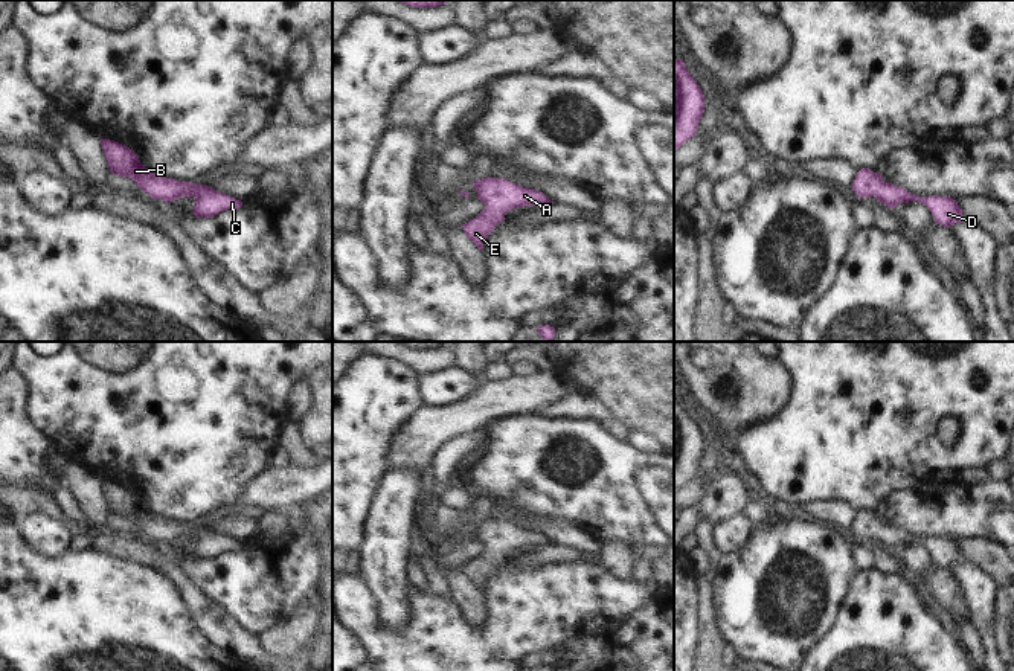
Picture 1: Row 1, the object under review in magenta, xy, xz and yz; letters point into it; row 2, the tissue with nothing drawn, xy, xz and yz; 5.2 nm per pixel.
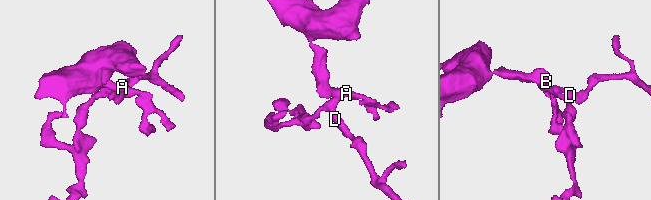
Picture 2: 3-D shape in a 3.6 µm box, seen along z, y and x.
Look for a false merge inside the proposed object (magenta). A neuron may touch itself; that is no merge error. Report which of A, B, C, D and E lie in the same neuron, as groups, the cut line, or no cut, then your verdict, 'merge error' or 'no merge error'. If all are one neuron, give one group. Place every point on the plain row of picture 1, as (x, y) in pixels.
A B C D E | no cut | no merge error

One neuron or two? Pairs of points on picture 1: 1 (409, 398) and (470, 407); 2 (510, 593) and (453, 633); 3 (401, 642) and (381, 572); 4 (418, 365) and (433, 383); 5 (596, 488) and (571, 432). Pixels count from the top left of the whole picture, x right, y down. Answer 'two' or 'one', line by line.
1: two
2: one
3: two
4: two
5: one

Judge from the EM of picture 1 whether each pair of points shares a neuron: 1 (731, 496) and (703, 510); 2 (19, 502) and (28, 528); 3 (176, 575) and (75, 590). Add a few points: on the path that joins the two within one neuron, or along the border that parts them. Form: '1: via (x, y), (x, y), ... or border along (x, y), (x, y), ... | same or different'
1: via (725, 499), (715, 507), (709, 507) | same
2: border along (60, 519), (44, 514), (26, 514), (17, 520) | different
3: border along (156, 569), (176, 587), (185, 607) | different

